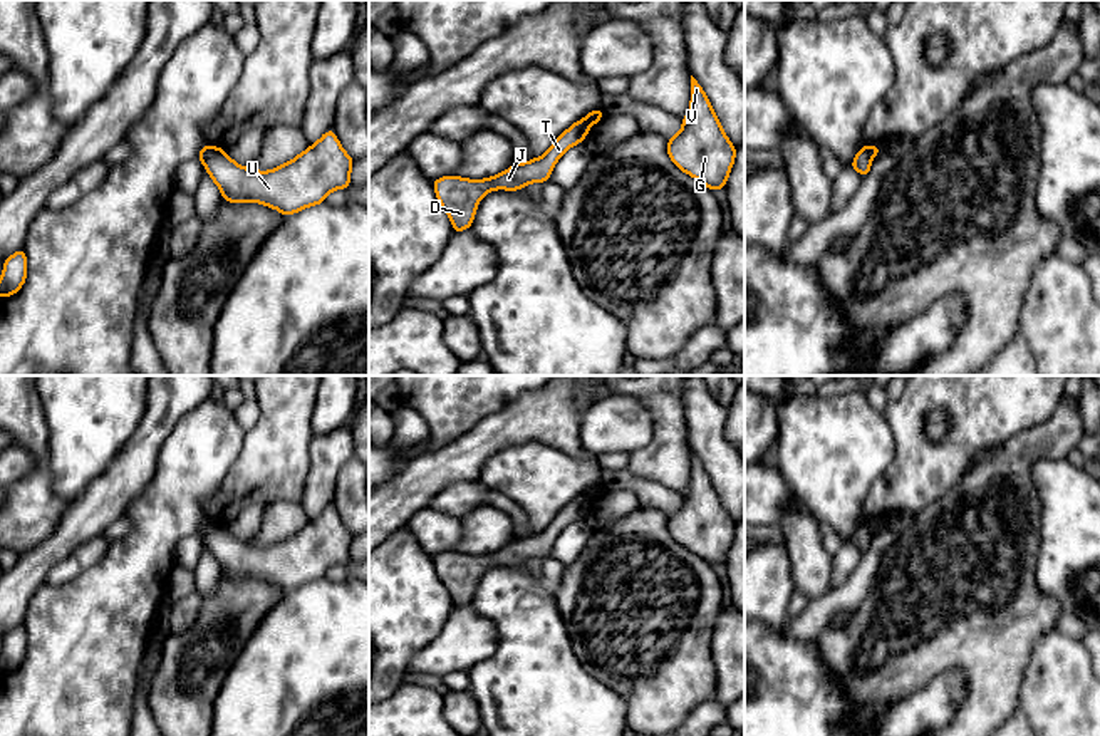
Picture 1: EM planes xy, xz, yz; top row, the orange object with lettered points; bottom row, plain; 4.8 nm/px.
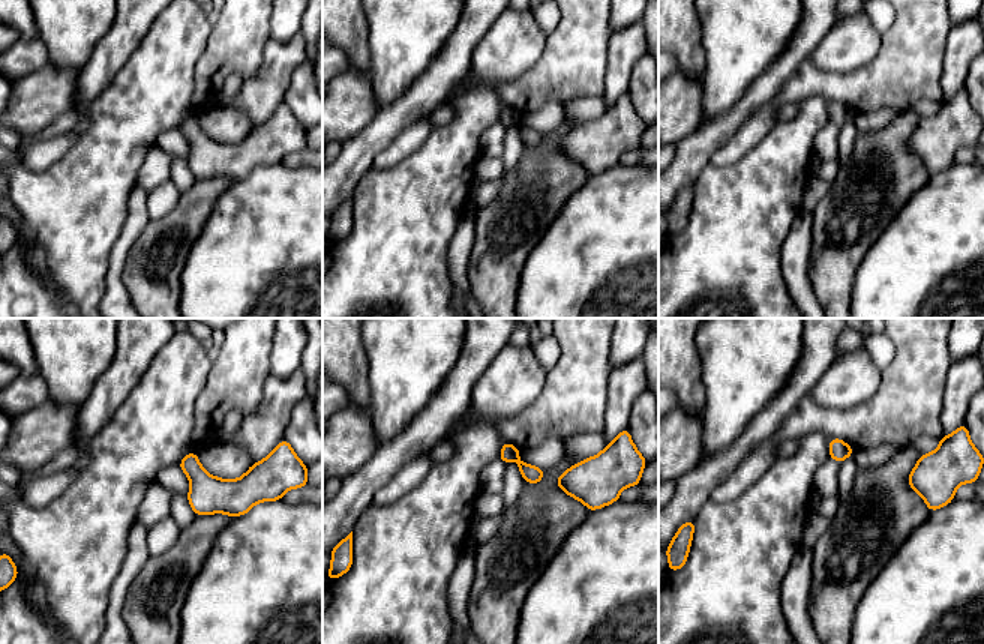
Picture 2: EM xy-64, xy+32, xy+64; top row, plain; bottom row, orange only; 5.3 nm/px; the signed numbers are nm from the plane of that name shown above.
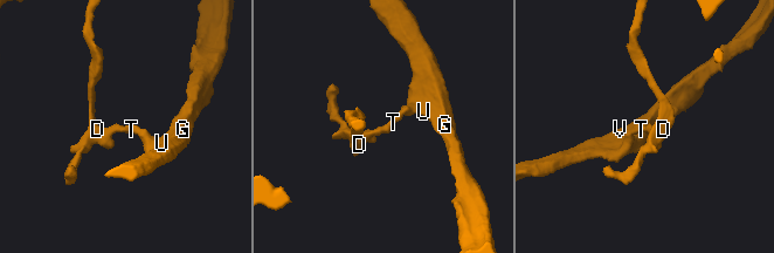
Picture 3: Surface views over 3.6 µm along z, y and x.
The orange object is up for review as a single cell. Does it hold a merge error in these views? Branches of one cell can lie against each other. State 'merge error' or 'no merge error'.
merge error

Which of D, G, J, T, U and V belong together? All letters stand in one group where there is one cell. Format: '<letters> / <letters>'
D J T / G U V

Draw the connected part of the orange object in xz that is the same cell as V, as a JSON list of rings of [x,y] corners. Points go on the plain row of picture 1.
[[[691,451],[691,479],[681,506],[667,515],[671,536],[711,567],[726,562],[736,521],[724,510],[703,463]]]

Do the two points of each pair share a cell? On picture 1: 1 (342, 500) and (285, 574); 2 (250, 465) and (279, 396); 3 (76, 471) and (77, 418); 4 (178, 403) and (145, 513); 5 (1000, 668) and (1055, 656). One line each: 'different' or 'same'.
1: same
2: same
3: same
4: different
5: different

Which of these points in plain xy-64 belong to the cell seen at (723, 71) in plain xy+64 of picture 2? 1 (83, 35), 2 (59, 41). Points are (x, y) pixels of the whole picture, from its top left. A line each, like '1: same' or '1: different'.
1: same
2: same

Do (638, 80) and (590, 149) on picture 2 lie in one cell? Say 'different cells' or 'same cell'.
same cell

